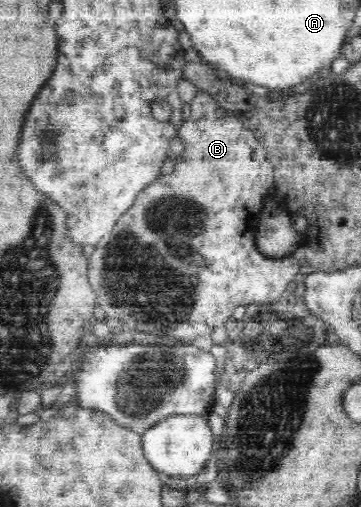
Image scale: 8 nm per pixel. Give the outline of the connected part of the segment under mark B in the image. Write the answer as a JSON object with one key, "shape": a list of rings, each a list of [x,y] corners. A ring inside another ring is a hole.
{"shape":[[[197,93],[191,105],[191,116],[181,121],[175,130],[177,140],[183,146],[181,162],[175,162],[175,168],[171,174],[159,175],[153,178],[143,190],[135,197],[133,204],[123,212],[115,226],[105,233],[105,236],[96,244],[95,252],[91,254],[91,264],[89,264],[89,282],[93,282],[92,287],[96,294],[97,306],[103,308],[107,317],[122,323],[124,330],[129,328],[129,332],[149,332],[149,334],[165,334],[171,338],[179,338],[183,342],[189,343],[198,335],[209,336],[215,327],[223,327],[223,324],[231,318],[233,310],[239,305],[251,303],[272,303],[283,296],[287,291],[287,286],[295,275],[299,272],[299,261],[294,255],[281,257],[271,257],[263,255],[256,243],[258,222],[260,221],[261,210],[264,209],[264,200],[269,197],[274,186],[274,166],[268,159],[268,151],[259,140],[256,134],[241,119],[232,113],[221,109],[212,96],[207,93]]]}

